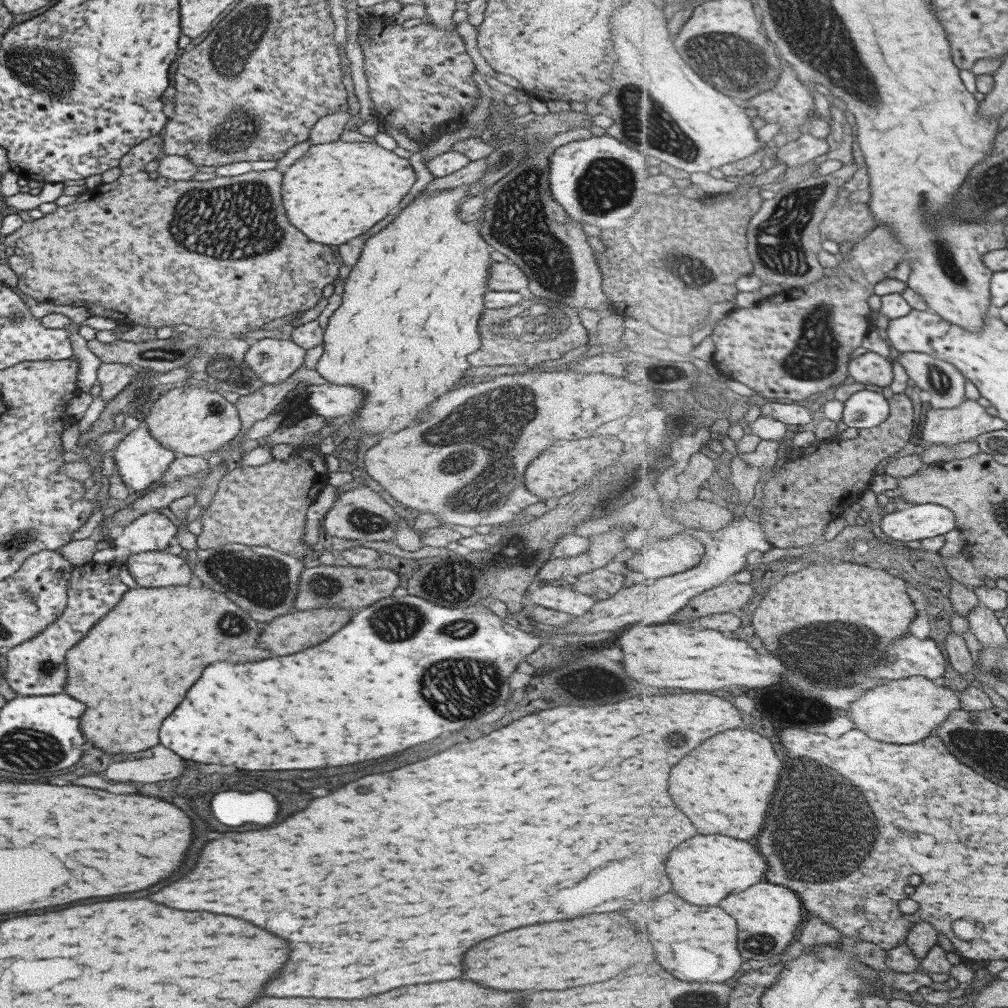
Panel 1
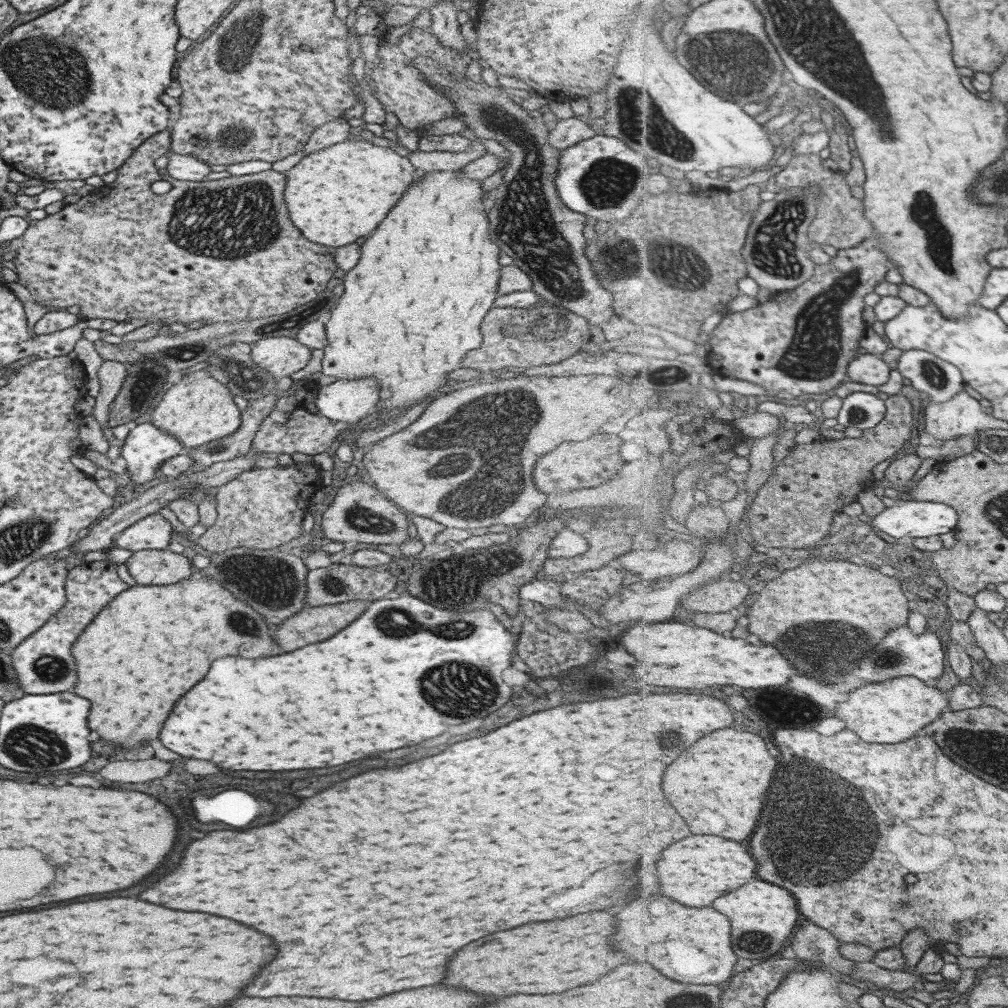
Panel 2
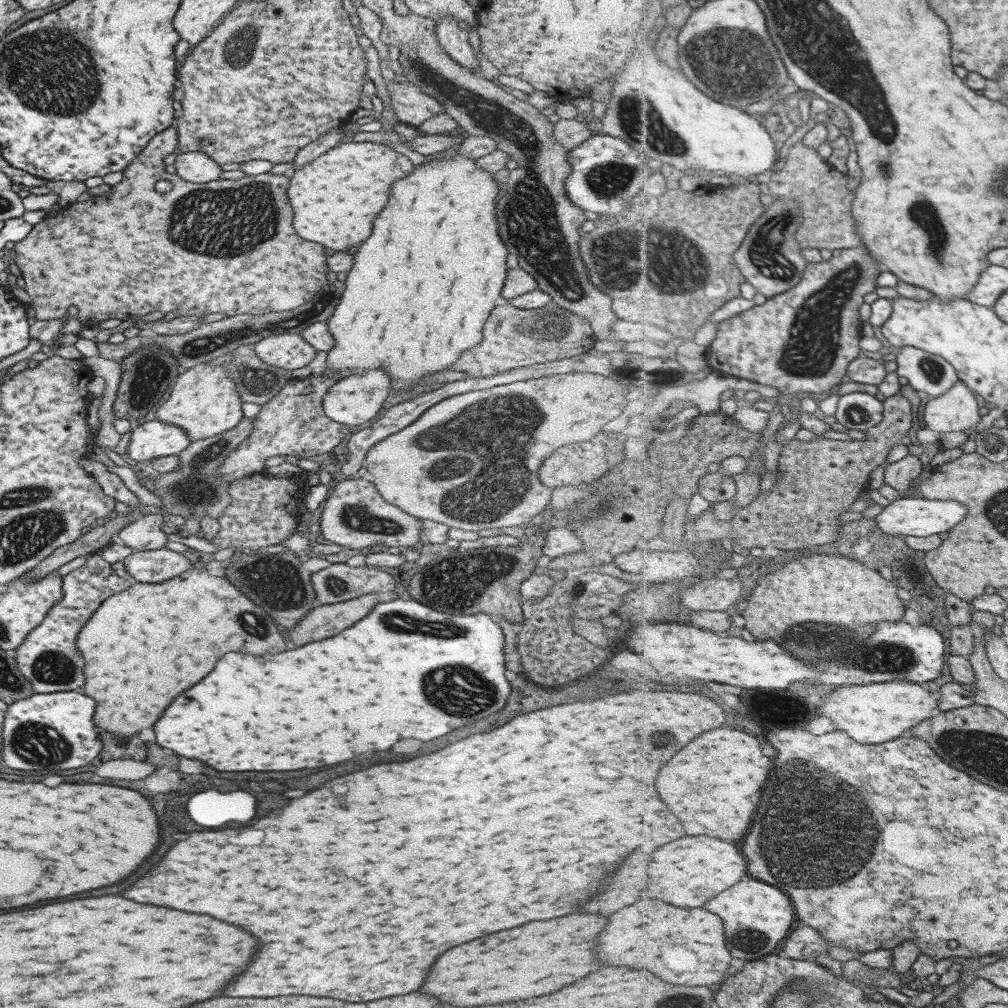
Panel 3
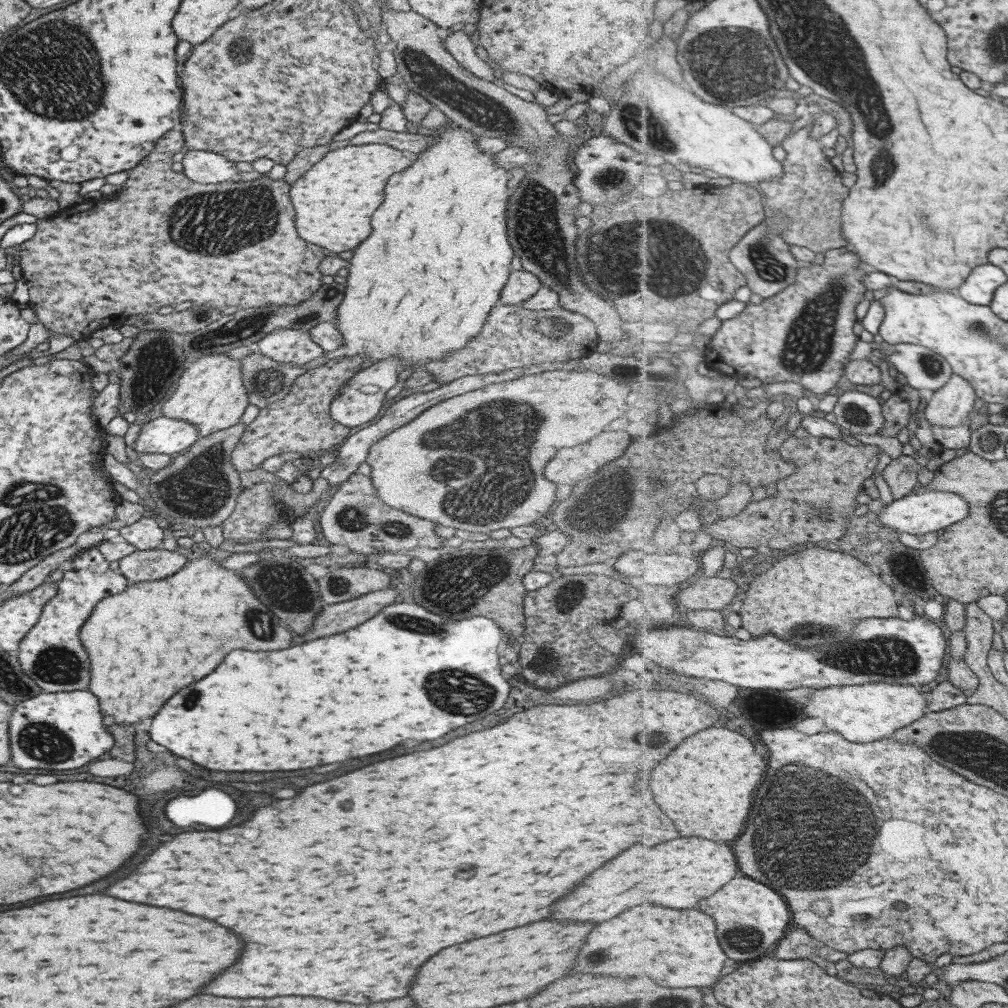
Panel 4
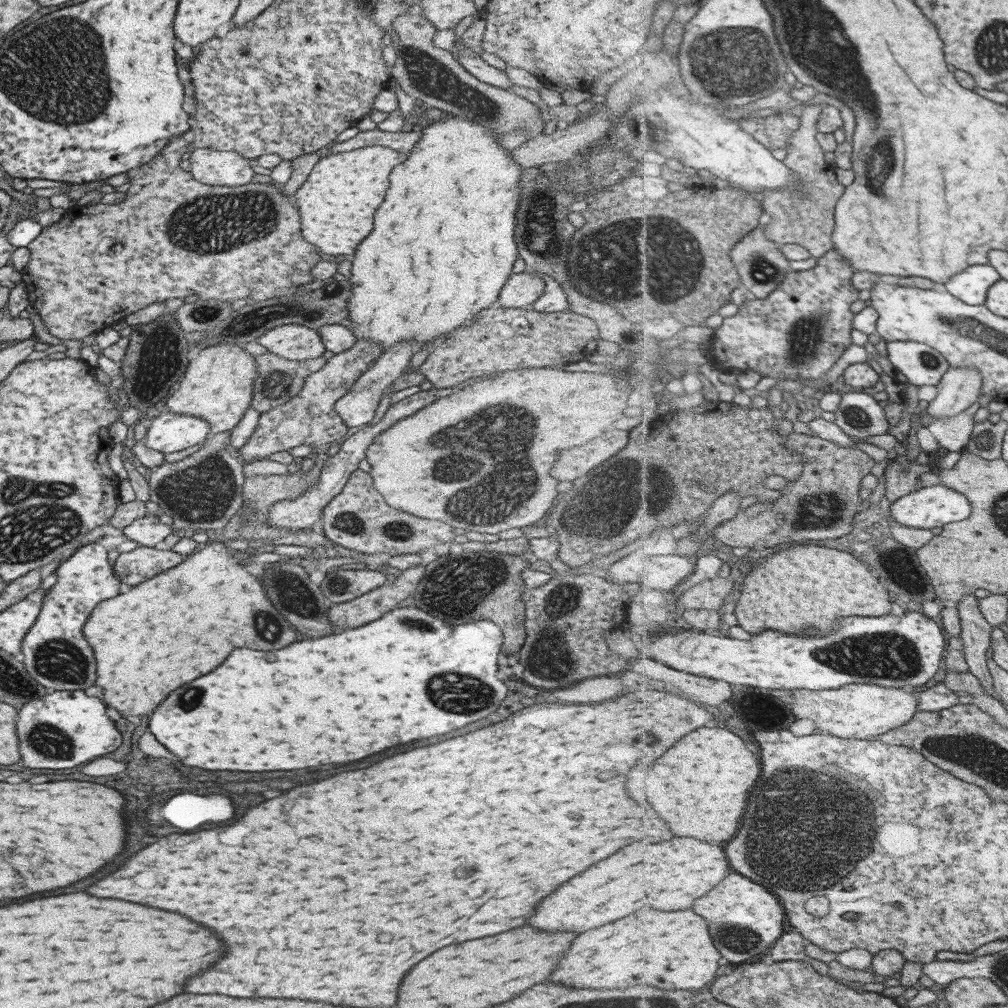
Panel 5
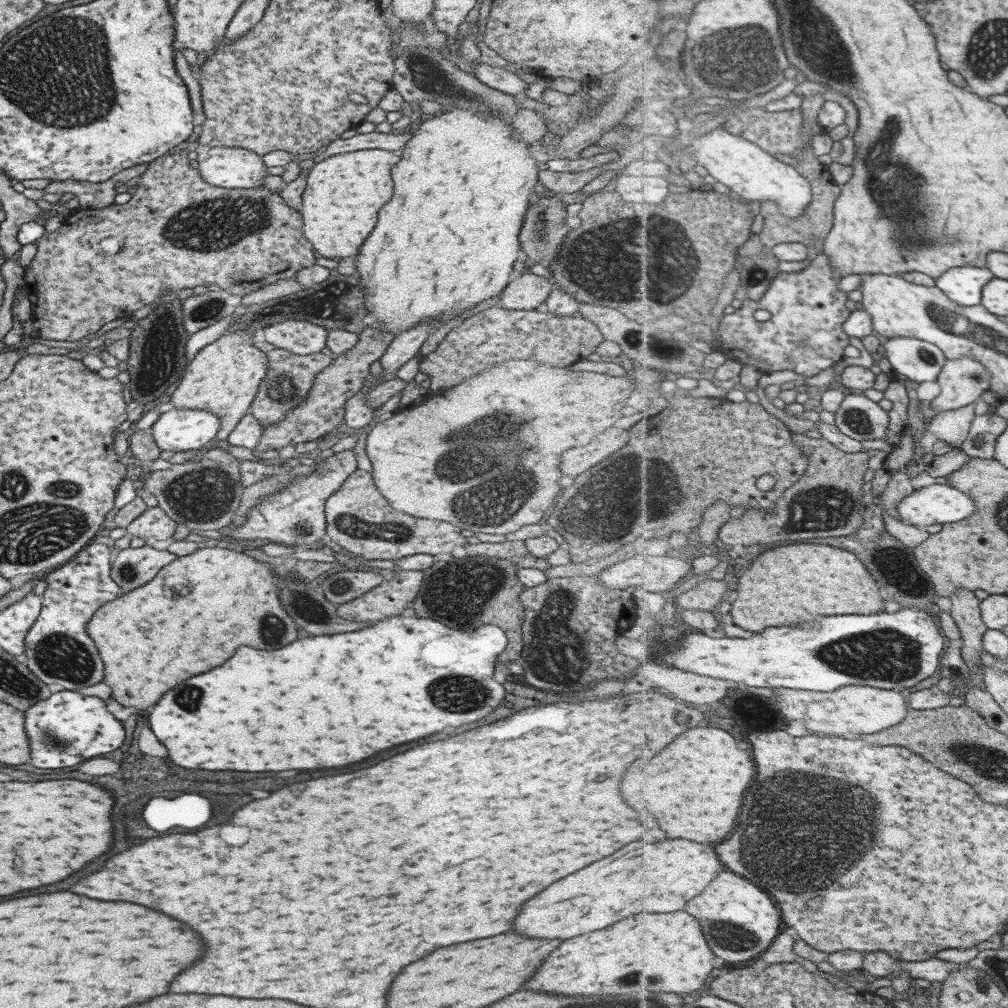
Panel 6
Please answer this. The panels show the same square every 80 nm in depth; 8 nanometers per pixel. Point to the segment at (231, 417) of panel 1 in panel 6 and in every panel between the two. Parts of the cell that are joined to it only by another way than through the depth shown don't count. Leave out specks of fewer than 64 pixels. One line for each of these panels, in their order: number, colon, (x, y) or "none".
2: (197, 409)
3: (203, 402)
4: (209, 394)
5: (217, 386)
6: (223, 377)

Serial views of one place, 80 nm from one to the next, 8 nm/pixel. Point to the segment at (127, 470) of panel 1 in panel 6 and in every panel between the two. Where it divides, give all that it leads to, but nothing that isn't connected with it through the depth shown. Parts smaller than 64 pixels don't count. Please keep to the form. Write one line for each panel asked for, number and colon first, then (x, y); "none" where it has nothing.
2: (144, 448)
3: (153, 439)
4: (164, 436)
5: (168, 432)
6: (177, 430)

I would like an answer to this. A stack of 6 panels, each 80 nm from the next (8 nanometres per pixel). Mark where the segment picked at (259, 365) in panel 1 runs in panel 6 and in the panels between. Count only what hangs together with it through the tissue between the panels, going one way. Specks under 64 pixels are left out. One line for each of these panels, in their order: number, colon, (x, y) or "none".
2: (282, 355)
3: (288, 351)
4: (293, 346)
5: (291, 341)
6: (299, 337)

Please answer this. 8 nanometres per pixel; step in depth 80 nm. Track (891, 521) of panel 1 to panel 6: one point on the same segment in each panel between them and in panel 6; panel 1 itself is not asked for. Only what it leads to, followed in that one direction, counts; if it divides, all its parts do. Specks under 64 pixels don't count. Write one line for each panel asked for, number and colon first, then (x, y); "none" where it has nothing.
2: (917, 519)
3: (912, 515)
4: (923, 511)
5: (929, 507)
6: (938, 503)

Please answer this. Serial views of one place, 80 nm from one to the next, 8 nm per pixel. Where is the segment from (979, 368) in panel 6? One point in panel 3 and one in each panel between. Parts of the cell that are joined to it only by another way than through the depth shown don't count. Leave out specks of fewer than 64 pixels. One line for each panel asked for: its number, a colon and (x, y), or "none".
3: (958, 411)
4: (951, 406)
5: (961, 387)

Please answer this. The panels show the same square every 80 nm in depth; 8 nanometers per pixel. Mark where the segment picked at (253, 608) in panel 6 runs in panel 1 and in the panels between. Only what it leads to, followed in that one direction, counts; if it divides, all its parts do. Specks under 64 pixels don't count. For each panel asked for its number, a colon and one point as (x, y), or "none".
1: (132, 668)
2: (131, 660)
3: (141, 647)
4: (185, 623)
5: (151, 638)

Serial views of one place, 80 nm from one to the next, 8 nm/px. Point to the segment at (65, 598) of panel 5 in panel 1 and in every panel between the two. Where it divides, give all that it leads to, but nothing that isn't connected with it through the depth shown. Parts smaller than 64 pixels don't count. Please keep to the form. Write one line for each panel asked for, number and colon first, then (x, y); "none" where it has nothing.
1: (35, 667)
2: (42, 664)
3: (48, 658)
4: (51, 655)

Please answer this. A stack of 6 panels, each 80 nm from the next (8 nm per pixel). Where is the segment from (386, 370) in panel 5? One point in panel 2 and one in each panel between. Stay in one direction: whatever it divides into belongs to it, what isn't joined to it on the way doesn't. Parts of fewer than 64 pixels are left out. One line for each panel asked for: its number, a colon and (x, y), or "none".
2: (345, 401)
3: (351, 401)
4: (358, 402)

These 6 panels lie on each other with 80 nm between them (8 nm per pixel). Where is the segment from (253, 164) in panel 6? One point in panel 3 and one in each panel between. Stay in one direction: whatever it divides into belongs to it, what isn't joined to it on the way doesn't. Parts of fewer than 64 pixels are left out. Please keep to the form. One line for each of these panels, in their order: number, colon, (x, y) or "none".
3: (195, 167)
4: (199, 166)
5: (209, 167)

